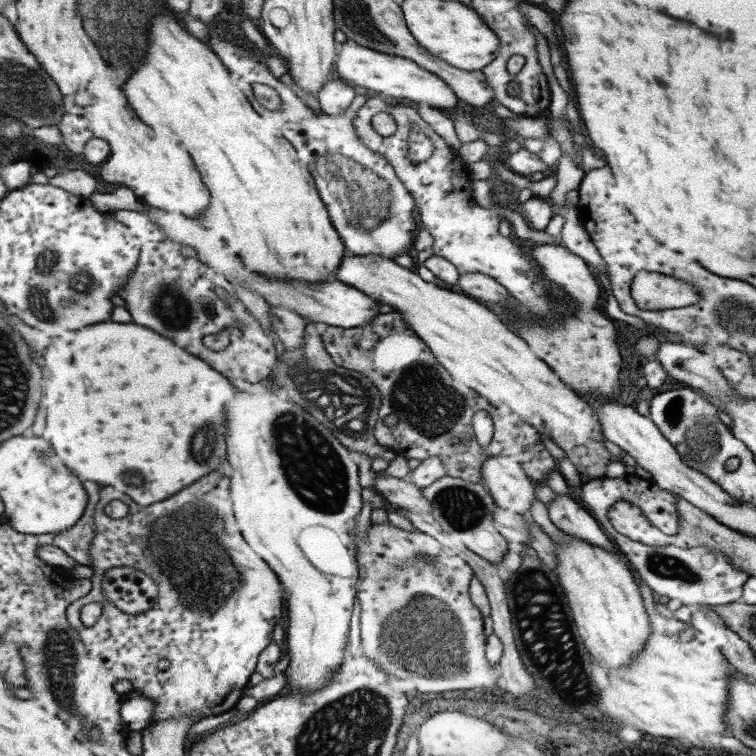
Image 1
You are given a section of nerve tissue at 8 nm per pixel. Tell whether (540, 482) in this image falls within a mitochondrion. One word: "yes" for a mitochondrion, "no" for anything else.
no

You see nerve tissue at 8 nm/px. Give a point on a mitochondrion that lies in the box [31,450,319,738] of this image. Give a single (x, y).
(57, 654)

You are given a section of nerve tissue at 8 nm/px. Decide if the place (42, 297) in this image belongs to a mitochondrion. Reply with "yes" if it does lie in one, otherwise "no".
yes

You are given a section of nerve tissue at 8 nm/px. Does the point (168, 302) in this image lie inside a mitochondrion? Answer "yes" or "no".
yes

